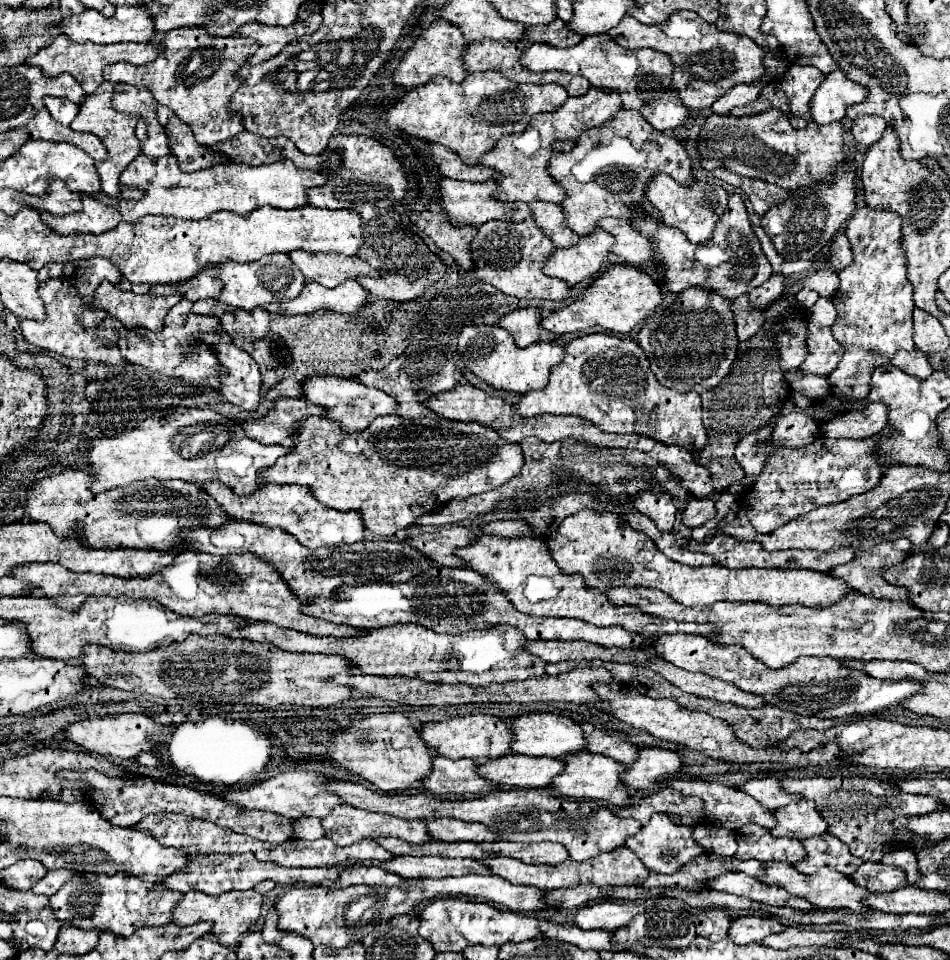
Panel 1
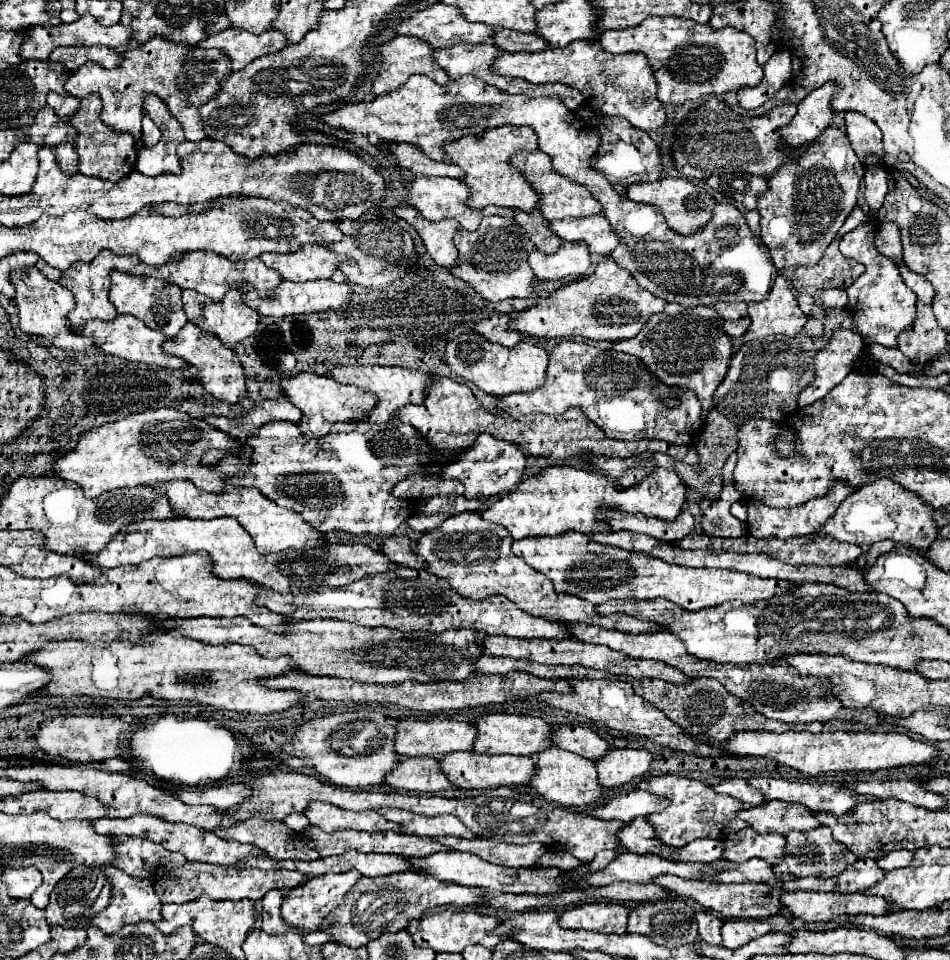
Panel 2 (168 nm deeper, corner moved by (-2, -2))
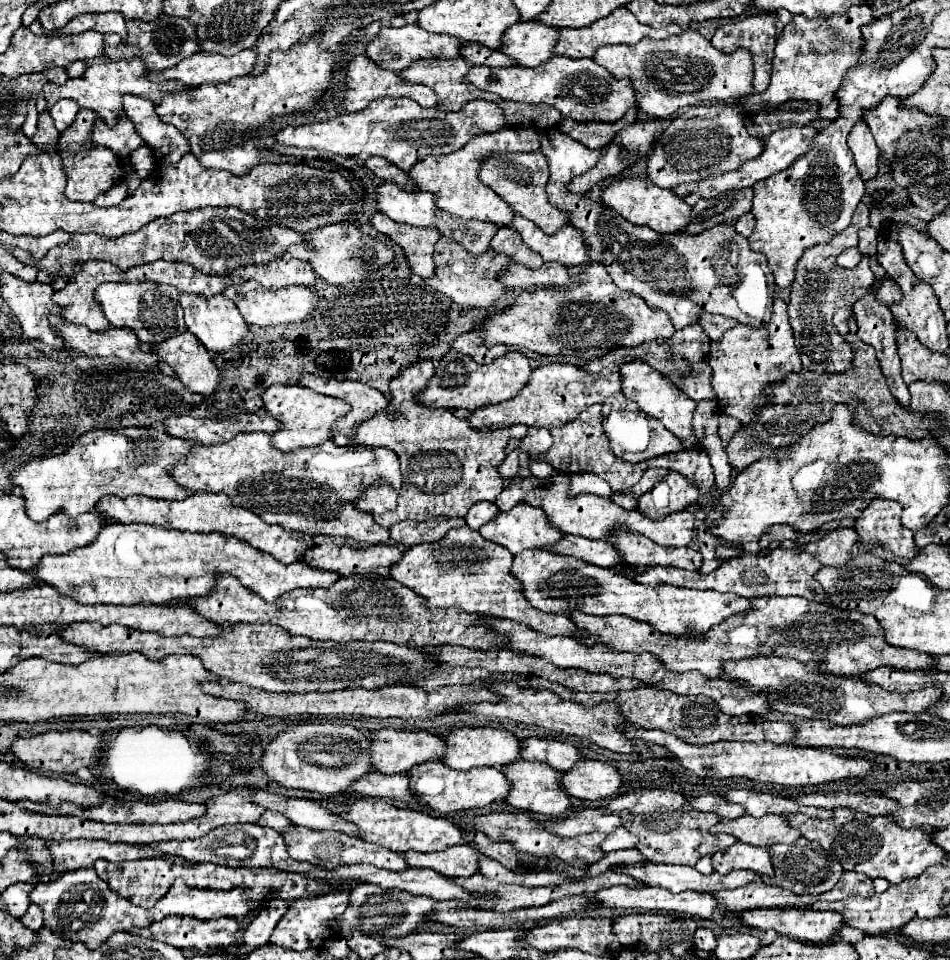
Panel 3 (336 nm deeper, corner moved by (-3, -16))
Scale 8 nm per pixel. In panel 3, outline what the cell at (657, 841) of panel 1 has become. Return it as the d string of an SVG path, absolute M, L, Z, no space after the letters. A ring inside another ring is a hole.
M619 826L619 828L615 828L615 832L611 832L611 834L603 840L601 848L603 848L603 852L607 854L607 852L613 852L613 850L635 848L635 842L637 842L637 838L635 838L633 834L629 834L623 826Z

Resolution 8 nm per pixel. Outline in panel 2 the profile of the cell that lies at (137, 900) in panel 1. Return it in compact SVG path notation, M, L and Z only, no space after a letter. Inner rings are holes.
M74 866L52 890L50 894L50 904L46 908L46 920L48 924L58 924L64 928L88 928L96 926L106 934L116 934L128 924L138 924L138 922L160 922L162 902L154 892L154 884L144 878L130 878L124 870L116 870L114 866Z

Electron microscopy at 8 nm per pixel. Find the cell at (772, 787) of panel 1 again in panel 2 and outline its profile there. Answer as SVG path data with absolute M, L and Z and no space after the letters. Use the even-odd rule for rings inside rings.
M740 778L724 780L718 786L714 786L714 790L720 794L728 794L748 806L760 806L764 802L764 794L760 790L754 790L754 786L750 786L748 780L740 780Z

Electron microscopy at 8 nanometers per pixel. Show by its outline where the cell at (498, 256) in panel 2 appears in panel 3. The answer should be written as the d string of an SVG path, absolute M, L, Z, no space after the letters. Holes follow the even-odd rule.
M445 236L439 238L435 244L435 276L427 278L425 284L433 290L449 296L457 304L493 304L501 298L503 286L497 282L497 276L501 270L509 266L509 258L503 254L497 254L495 250L487 250L479 256L471 256L465 252L461 244L455 244L455 240L447 240Z

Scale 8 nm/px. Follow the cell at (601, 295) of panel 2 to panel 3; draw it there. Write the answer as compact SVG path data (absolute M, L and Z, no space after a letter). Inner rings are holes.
M589 264L579 282L561 290L541 288L523 292L503 312L489 314L481 324L487 346L523 346L543 356L575 356L593 360L619 346L639 346L659 338L671 338L675 328L665 312L649 308L637 294L619 290L603 264Z

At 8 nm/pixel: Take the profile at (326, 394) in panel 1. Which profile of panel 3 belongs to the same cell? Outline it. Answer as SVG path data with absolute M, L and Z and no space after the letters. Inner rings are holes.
M275 384L275 386L267 388L261 394L261 400L263 400L263 408L277 422L281 422L281 428L271 434L273 448L277 448L281 452L291 452L295 448L317 446L321 442L325 442L329 438L331 424L337 418L341 418L341 416L345 416L349 412L349 406L343 400L317 394L317 392L313 392L309 388L303 388L303 386L281 386L281 384Z

